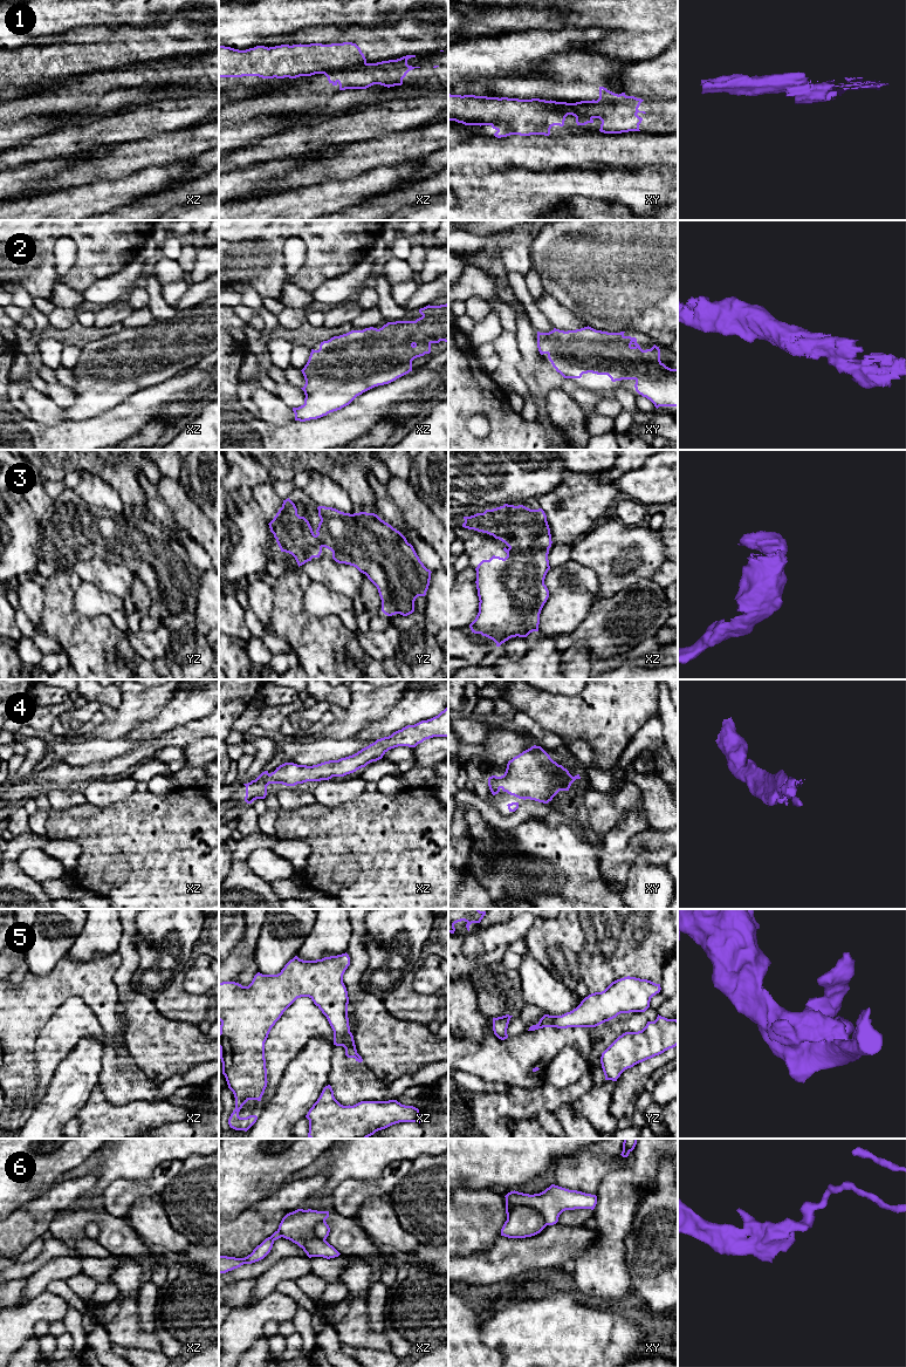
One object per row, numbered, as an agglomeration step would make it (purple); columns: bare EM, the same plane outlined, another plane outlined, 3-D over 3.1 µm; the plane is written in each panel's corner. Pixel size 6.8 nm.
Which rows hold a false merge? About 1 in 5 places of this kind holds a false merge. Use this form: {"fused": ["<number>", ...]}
{"fused": ["1"]}

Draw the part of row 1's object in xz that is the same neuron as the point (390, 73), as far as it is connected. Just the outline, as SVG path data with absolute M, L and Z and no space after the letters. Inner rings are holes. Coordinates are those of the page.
M406 55L397 60L377 63L366 63L354 69L329 71L324 75L328 77L329 83L332 86L338 84L339 90L366 89L373 84L387 88L401 86L403 78L410 70L420 68L407 64L407 60L411 57L416 57L416 55Z

